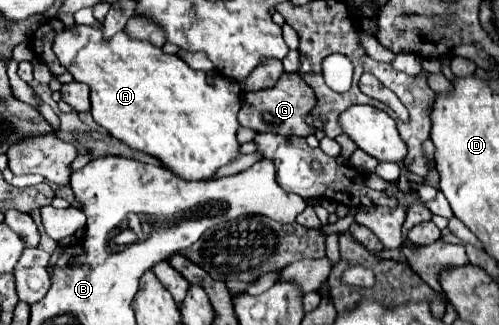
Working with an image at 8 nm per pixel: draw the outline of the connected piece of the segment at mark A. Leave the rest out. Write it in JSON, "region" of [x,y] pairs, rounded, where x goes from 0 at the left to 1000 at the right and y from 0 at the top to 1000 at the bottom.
{"region":[[[146,74],[142,86],[130,86],[106,117],[106,160],[154,252],[182,271],[182,351],[190,375],[255,449],[319,486],[327,511],[355,542],[371,554],[415,554],[443,511],[479,480],[471,412],[479,394],[475,338],[483,271],[475,252],[447,234],[419,246],[407,222],[383,215],[359,172],[331,166],[303,129],[267,123],[251,111],[246,92],[214,129],[202,80]]]}

